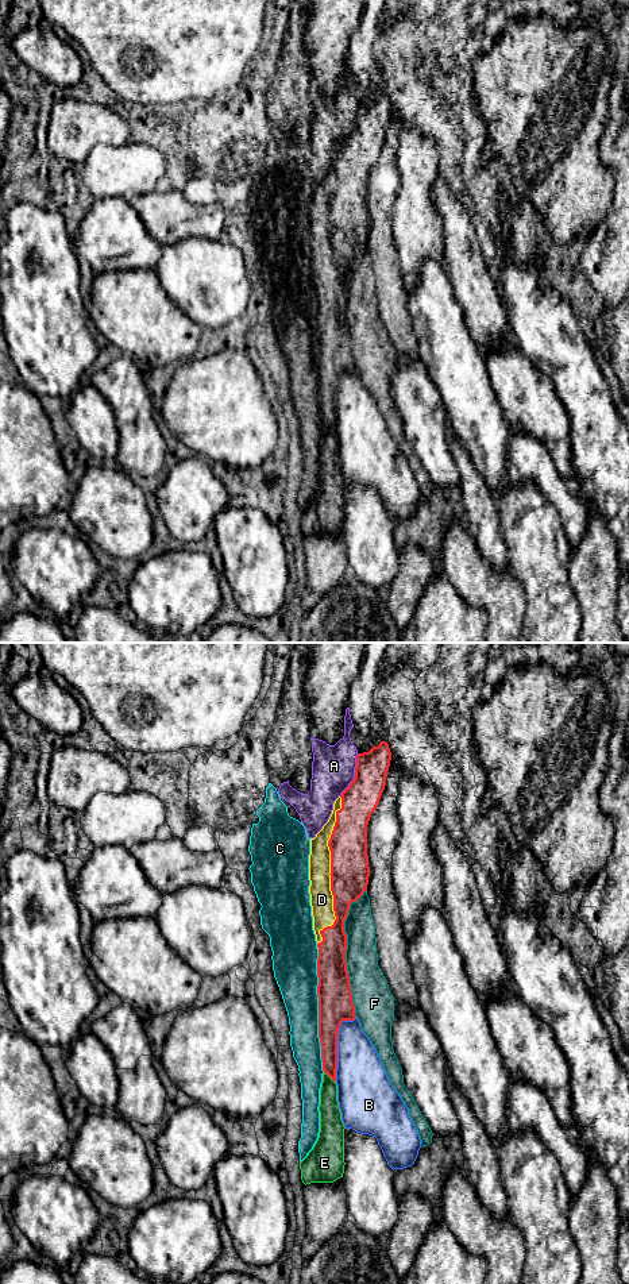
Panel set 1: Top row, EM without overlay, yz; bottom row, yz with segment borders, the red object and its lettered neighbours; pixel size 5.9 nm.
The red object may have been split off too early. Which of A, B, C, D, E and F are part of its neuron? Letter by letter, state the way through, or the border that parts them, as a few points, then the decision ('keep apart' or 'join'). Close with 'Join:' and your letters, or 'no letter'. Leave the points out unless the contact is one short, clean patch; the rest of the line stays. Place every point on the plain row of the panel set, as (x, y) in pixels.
A: keep apart
B: keep apart
C: keep apart
D: join
E: keep apart
F: keep apart
Join: D

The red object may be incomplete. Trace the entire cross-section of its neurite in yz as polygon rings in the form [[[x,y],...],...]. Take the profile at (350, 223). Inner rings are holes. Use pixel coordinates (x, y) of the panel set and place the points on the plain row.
[[[386,93],[358,105],[354,132],[335,153],[328,174],[310,190],[309,246],[319,301],[319,390],[323,423],[333,433],[340,375],[356,370],[346,315],[344,273],[350,257],[367,243],[367,177],[385,142],[390,112]]]

